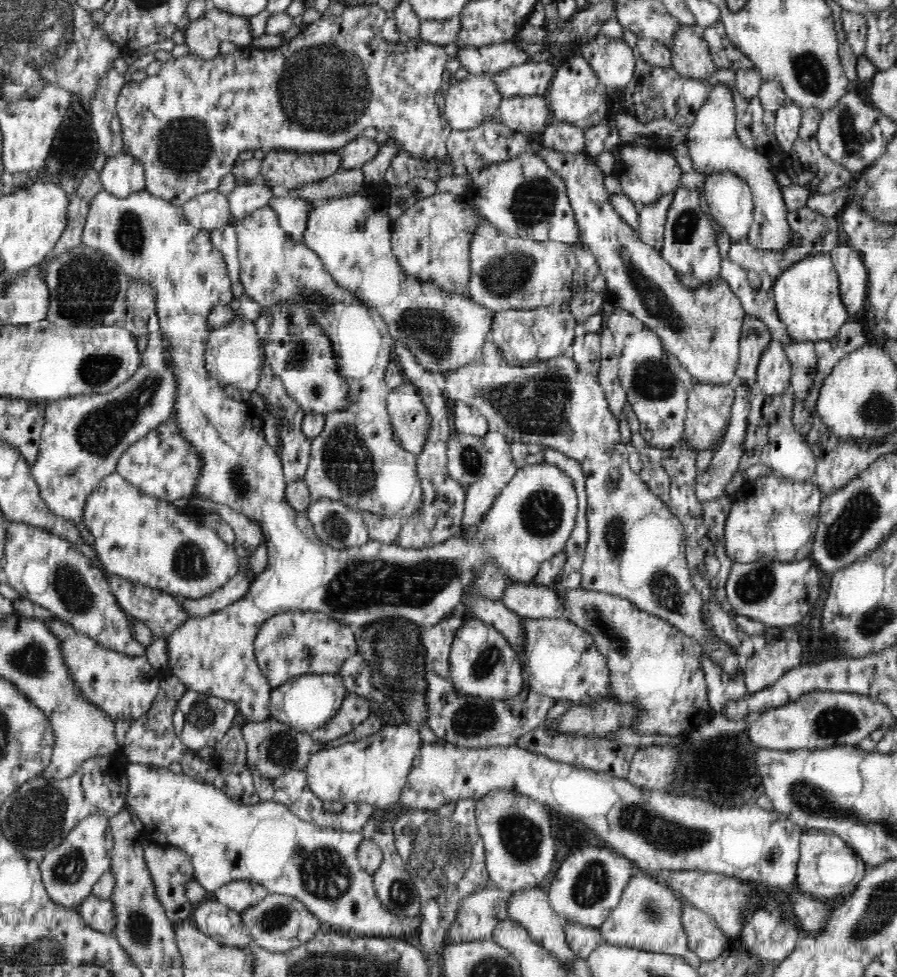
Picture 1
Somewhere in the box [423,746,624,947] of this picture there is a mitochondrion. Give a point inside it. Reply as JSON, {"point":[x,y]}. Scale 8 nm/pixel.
{"point":[523,837]}

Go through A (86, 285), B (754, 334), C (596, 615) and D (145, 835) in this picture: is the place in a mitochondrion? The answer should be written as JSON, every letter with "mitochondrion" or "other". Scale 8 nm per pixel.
{"A":"mitochondrion","B":"mitochondrion","C":"mitochondrion","D":"other"}

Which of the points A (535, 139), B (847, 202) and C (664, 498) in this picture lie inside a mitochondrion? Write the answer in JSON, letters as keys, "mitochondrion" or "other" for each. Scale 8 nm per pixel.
{"A":"other","B":"other","C":"other"}

